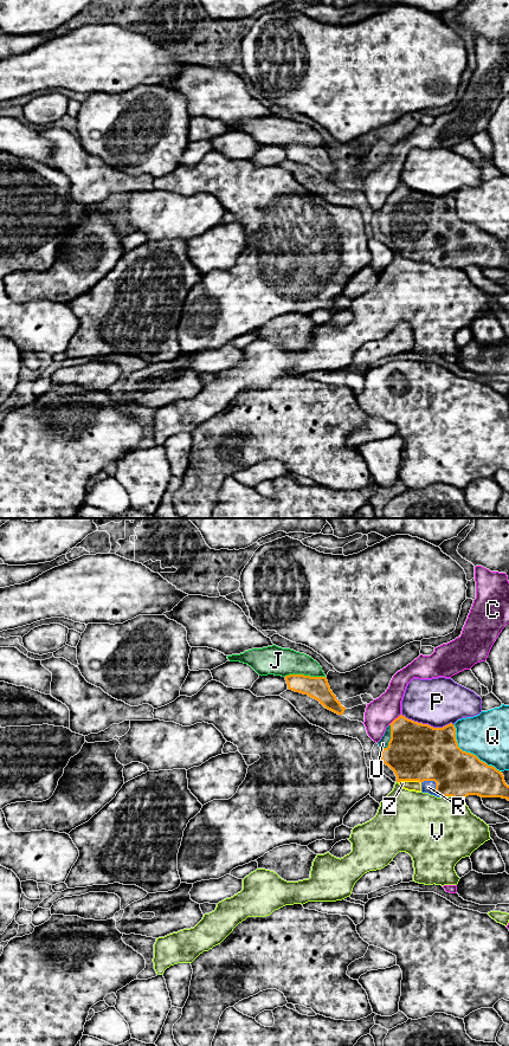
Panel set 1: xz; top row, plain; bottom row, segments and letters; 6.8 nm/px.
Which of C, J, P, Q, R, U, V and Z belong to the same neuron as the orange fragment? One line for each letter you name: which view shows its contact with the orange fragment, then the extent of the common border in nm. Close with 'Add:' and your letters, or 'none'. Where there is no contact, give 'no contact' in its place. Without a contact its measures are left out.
R: contact in xz; length 170 nm
U: contact in xz; length 190 nm
Z: contact in xz; length 150 nm
Add: R, U, Z

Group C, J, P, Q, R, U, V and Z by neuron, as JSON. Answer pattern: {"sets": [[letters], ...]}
{"sets": [["C"], ["J"], ["P"], ["Q"], ["R", "U", "Z"], ["V"]]}

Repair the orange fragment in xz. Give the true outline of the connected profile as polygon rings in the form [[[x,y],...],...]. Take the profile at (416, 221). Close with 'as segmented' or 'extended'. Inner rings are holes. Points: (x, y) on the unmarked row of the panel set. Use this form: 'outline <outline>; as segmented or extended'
outline [[[400,185],[386,198],[378,214],[381,218],[382,233],[394,241],[397,252],[405,259],[429,263],[437,267],[452,266],[463,270],[469,265],[478,265],[509,271],[509,256],[502,241],[488,235],[476,225],[463,221],[458,217],[452,193],[433,198]]]; extended

